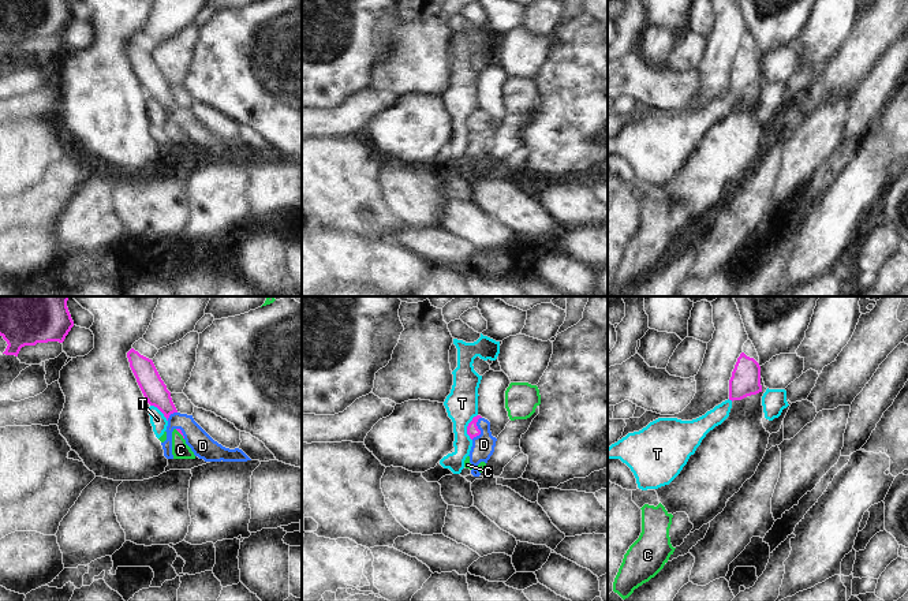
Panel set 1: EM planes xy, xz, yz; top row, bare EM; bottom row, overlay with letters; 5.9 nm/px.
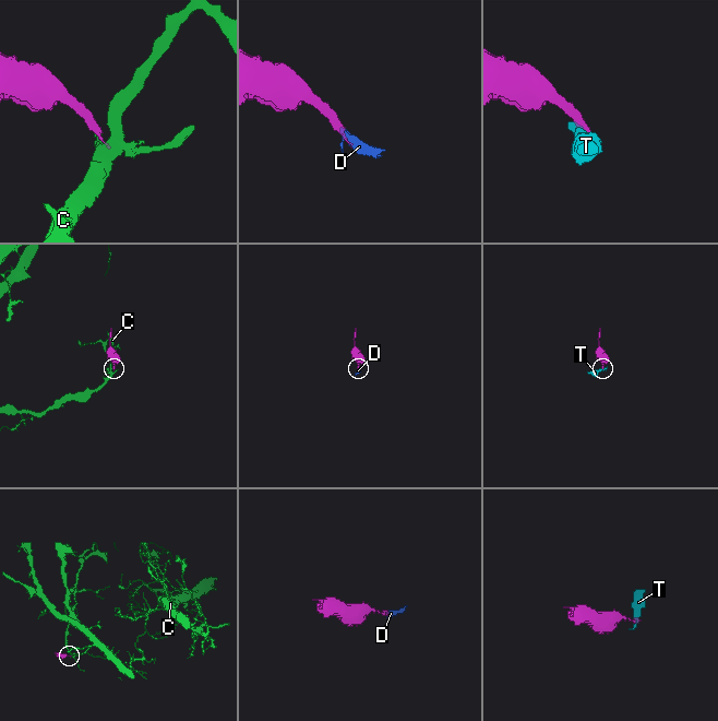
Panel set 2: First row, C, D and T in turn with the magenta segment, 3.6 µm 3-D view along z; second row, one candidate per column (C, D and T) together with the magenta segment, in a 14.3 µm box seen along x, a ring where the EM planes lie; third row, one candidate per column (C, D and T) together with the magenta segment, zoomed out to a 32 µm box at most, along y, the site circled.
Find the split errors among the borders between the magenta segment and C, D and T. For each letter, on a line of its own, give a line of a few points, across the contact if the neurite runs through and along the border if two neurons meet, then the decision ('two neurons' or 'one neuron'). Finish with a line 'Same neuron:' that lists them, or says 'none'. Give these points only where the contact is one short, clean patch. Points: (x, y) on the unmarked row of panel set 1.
C: line xy (175, 123), (183, 133); two neurons
D: line xz (473, 124), (478, 123), (482, 142); one neuron
T: line xz (477, 108), (467, 120), (467, 129), (471, 134); two neurons
Same neuron: D

